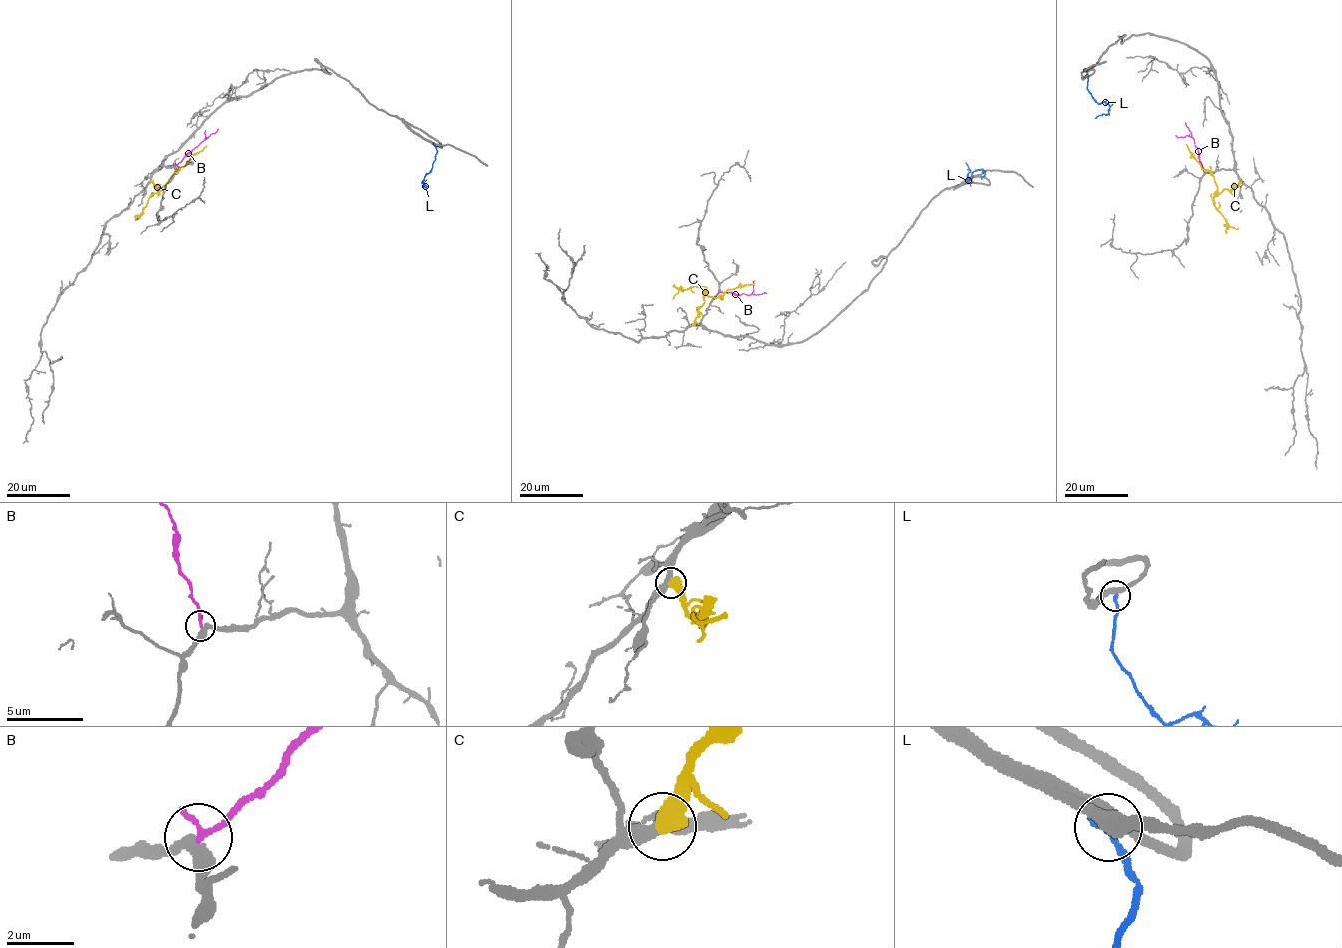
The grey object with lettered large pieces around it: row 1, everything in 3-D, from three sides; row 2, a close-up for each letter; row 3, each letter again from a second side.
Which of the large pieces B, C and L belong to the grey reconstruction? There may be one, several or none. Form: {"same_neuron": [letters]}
{"same_neuron": ["B"]}

